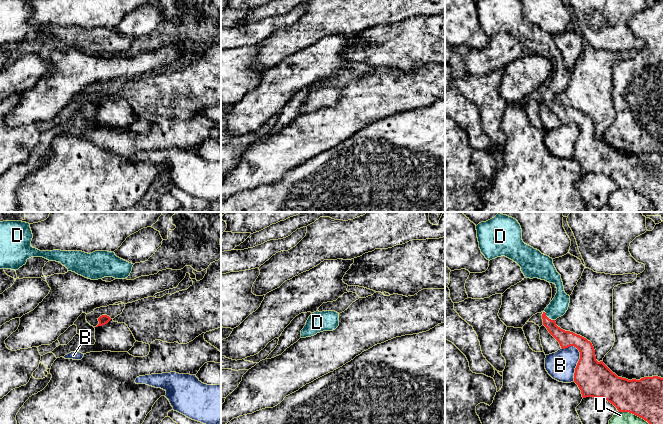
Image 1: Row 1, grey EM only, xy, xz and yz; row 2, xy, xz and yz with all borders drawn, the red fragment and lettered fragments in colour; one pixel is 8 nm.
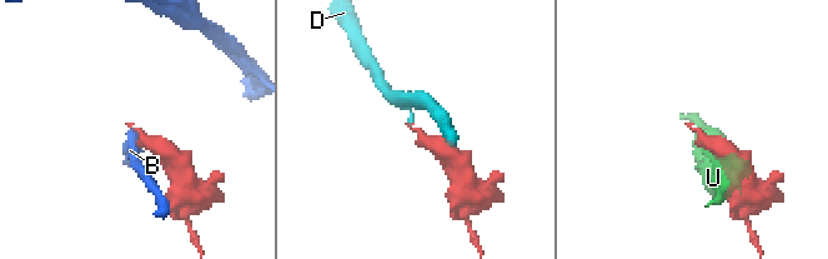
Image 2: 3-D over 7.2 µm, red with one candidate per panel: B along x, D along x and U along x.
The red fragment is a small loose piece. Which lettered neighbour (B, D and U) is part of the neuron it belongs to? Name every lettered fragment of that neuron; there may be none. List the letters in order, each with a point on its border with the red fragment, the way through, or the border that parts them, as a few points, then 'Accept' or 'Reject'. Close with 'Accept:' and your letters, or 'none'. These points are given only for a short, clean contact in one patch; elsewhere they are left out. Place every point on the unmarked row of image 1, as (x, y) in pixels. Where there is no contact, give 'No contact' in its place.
B: Touches red at yz (578, 137). Reject
D: Touches red at yz (547, 93). Path across: yz (566, 115), (549, 99), (547, 93), (559, 81). Accept
U: Touches red at yz (635, 190). Reject
Accept: D

